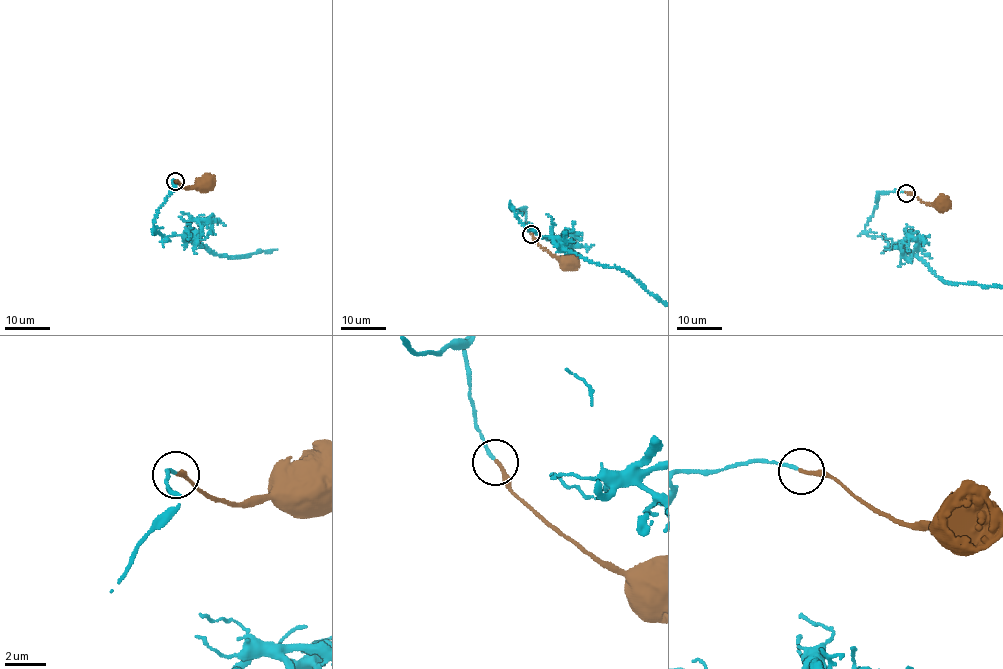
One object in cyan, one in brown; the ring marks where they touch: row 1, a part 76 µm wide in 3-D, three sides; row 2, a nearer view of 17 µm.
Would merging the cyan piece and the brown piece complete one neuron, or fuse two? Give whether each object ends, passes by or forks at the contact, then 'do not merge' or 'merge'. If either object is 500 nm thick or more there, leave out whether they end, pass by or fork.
cyan ends there; brown ends there; merge

